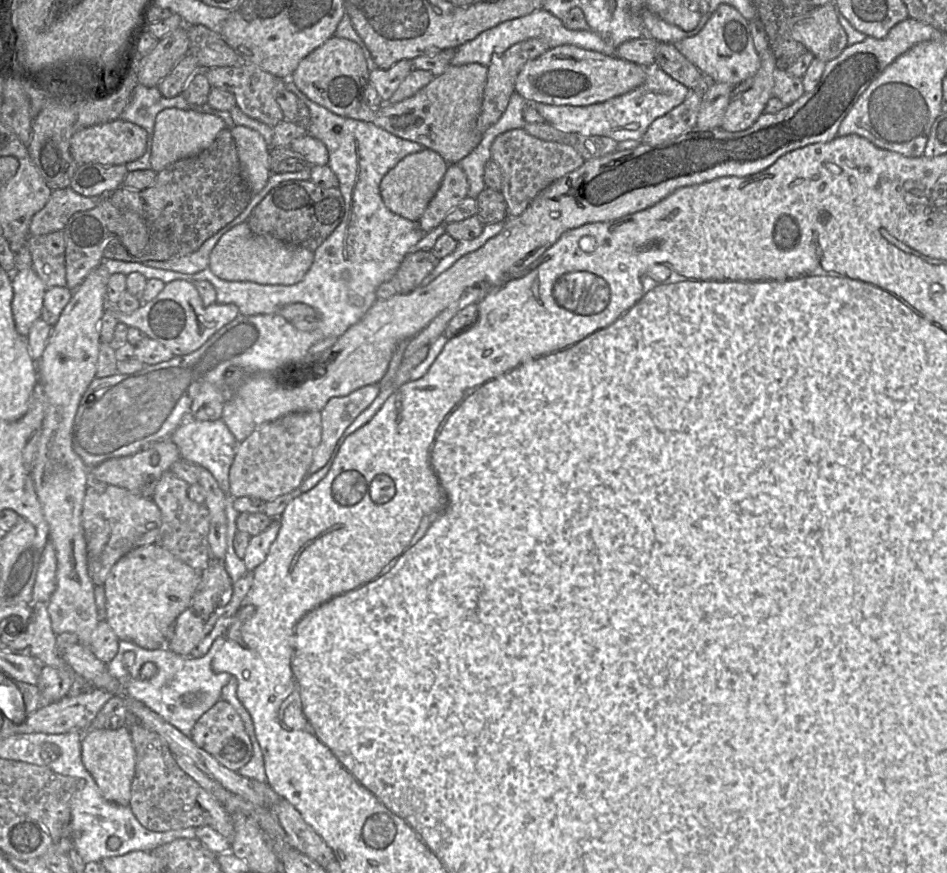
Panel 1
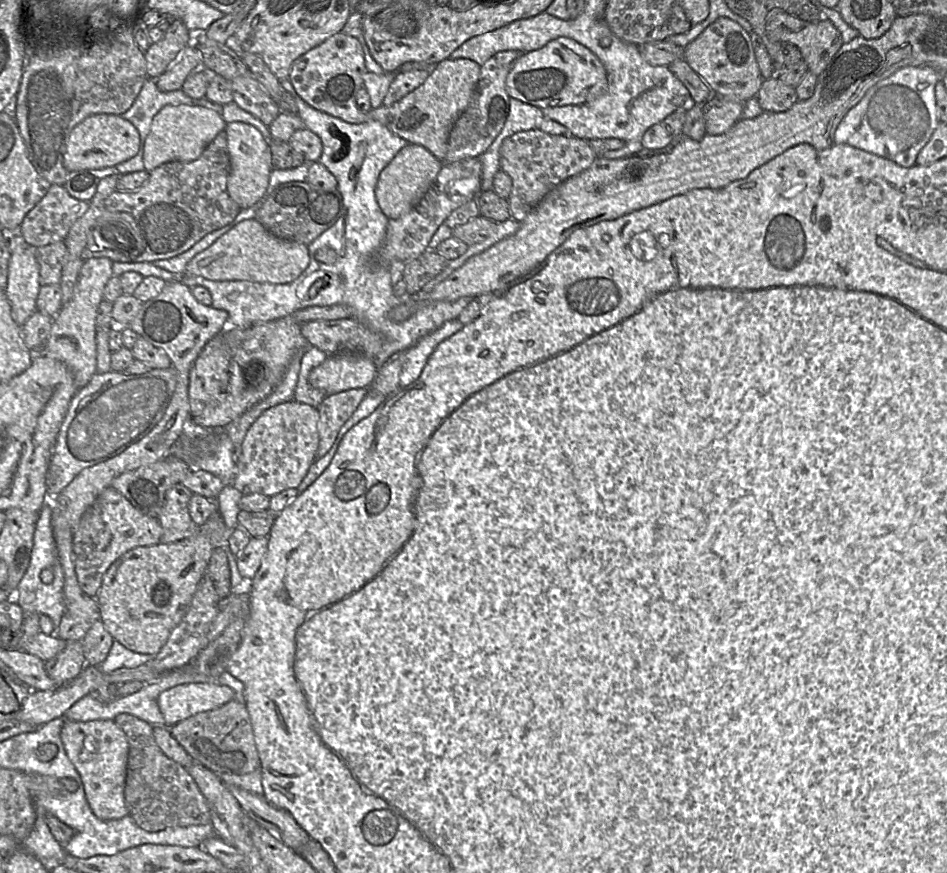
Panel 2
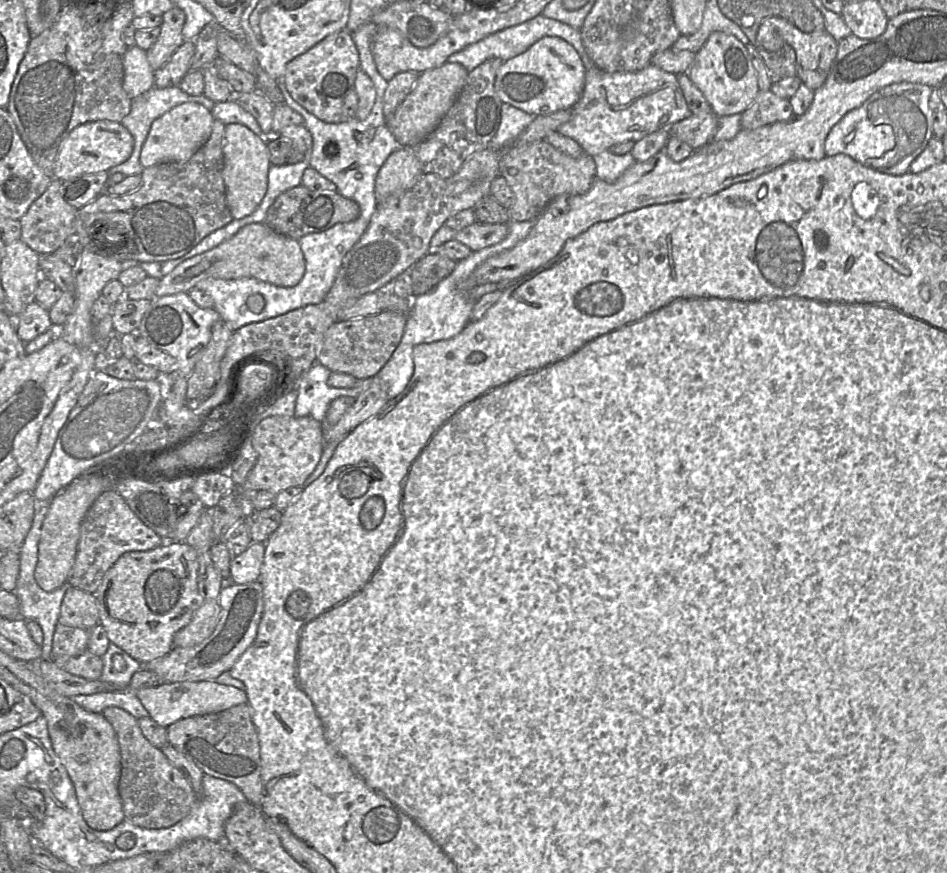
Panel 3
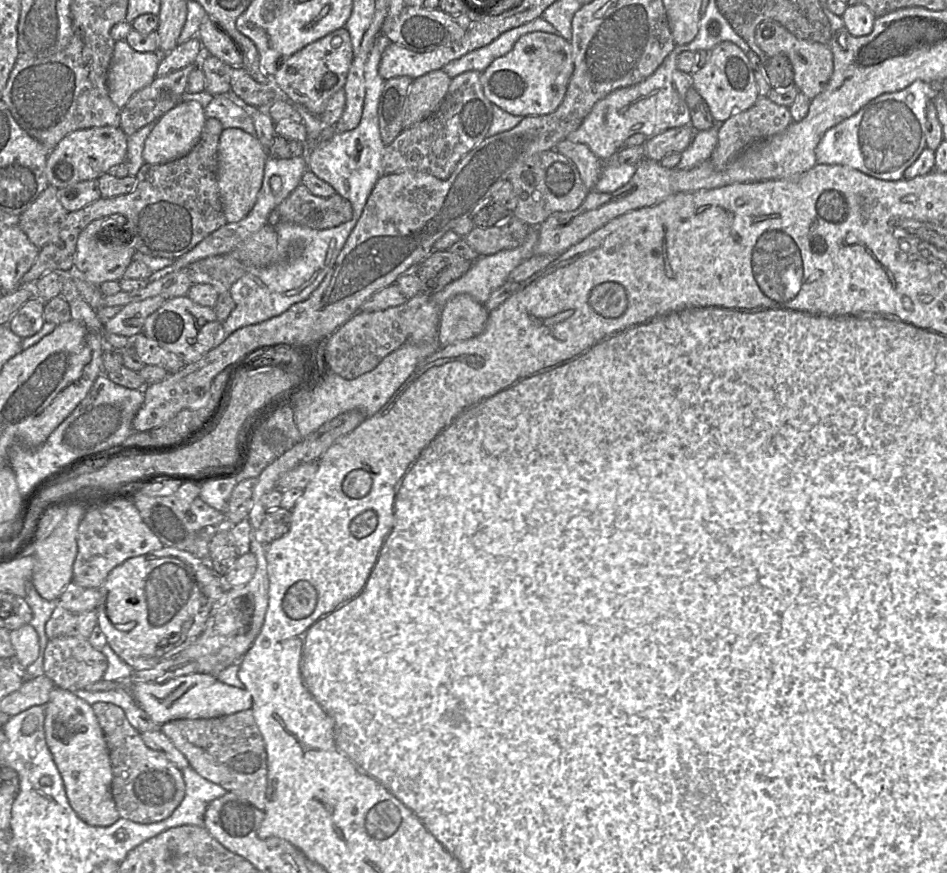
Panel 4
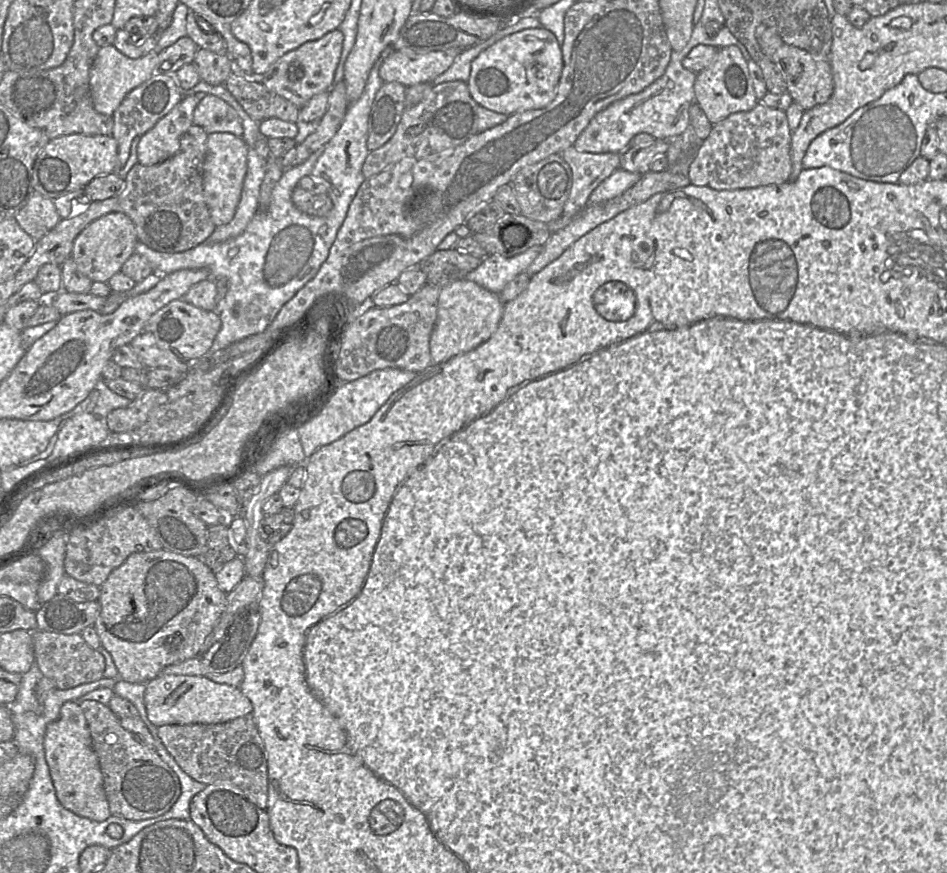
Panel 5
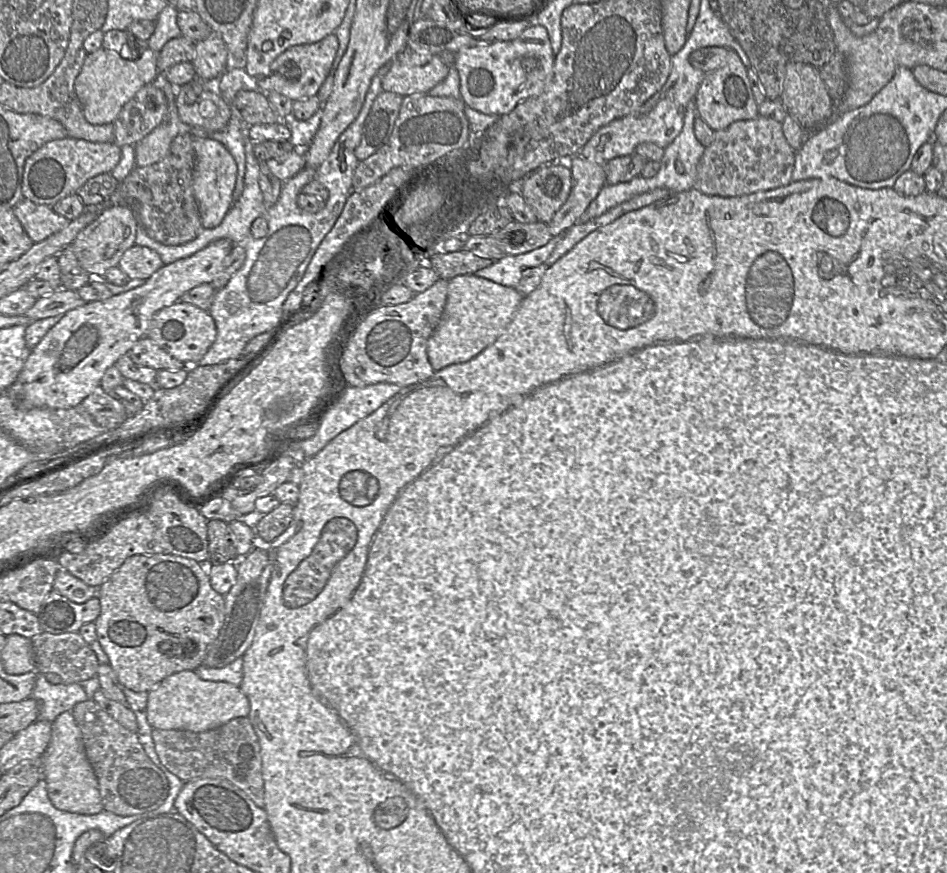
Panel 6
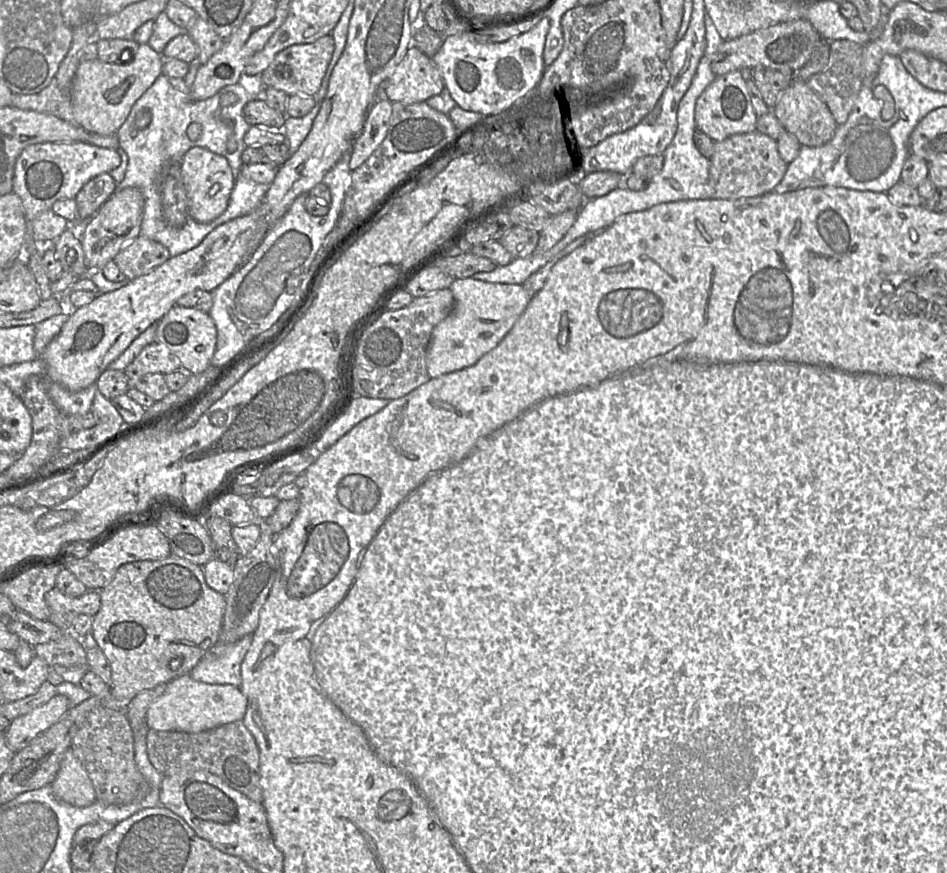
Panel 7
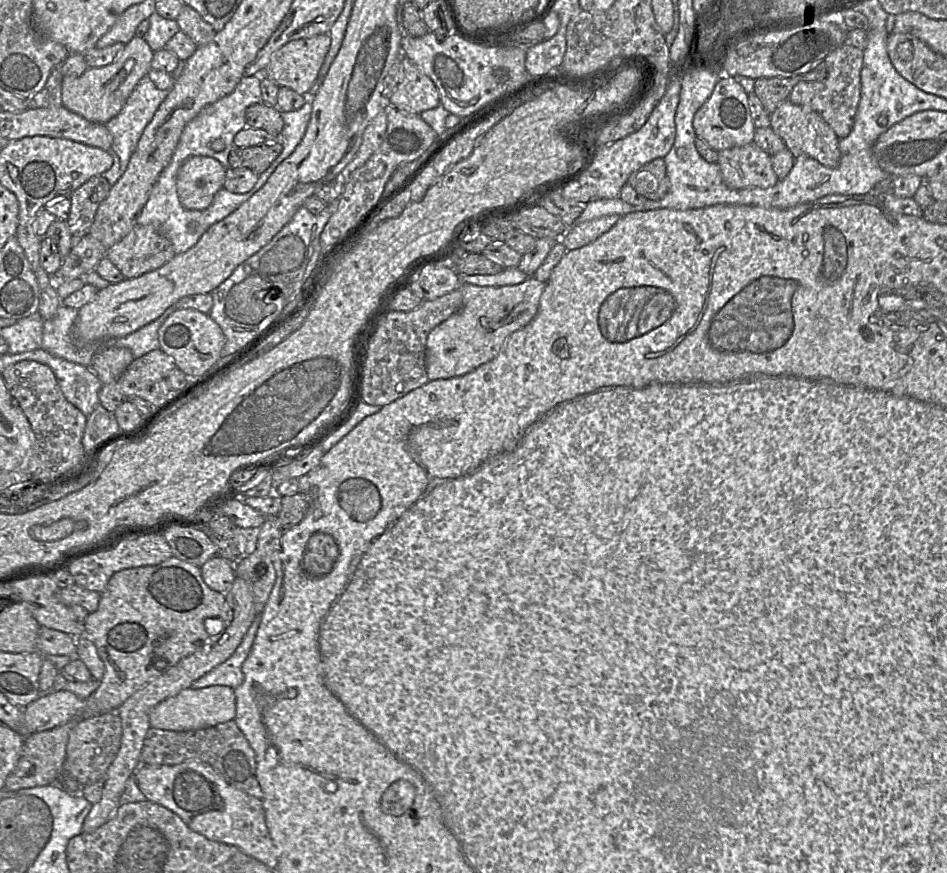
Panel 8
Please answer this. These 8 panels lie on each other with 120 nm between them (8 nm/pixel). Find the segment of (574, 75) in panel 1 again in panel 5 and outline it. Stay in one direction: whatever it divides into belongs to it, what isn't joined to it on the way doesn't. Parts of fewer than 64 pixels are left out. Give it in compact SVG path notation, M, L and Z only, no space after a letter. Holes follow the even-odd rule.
M528 28L510 34L481 52L471 63L467 82L471 97L482 107L511 116L547 106L556 96L563 70L562 48L545 29Z

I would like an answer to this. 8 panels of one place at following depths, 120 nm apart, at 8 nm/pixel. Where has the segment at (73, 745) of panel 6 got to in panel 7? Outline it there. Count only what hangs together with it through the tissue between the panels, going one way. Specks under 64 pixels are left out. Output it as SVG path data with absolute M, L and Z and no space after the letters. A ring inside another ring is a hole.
M70 748L65 752L58 773L49 786L58 800L72 806L85 807L97 800L88 773Z

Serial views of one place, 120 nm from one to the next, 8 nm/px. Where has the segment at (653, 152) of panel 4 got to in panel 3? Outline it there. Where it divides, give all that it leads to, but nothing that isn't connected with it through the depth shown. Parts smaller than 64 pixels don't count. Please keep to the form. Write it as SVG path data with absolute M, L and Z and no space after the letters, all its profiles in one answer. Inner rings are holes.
M712 112L689 117L674 123L668 129L670 135L688 144L693 150L699 149L713 138L717 129L718 117Z

